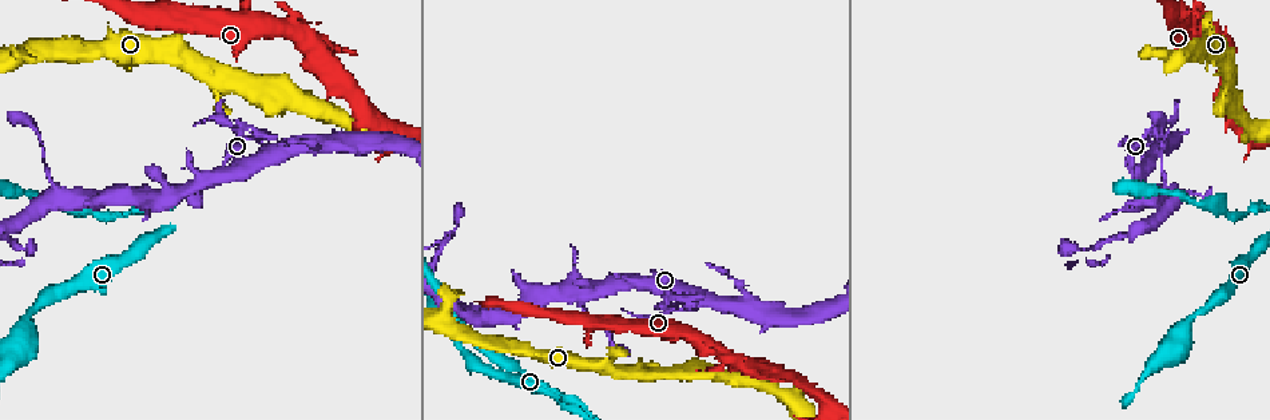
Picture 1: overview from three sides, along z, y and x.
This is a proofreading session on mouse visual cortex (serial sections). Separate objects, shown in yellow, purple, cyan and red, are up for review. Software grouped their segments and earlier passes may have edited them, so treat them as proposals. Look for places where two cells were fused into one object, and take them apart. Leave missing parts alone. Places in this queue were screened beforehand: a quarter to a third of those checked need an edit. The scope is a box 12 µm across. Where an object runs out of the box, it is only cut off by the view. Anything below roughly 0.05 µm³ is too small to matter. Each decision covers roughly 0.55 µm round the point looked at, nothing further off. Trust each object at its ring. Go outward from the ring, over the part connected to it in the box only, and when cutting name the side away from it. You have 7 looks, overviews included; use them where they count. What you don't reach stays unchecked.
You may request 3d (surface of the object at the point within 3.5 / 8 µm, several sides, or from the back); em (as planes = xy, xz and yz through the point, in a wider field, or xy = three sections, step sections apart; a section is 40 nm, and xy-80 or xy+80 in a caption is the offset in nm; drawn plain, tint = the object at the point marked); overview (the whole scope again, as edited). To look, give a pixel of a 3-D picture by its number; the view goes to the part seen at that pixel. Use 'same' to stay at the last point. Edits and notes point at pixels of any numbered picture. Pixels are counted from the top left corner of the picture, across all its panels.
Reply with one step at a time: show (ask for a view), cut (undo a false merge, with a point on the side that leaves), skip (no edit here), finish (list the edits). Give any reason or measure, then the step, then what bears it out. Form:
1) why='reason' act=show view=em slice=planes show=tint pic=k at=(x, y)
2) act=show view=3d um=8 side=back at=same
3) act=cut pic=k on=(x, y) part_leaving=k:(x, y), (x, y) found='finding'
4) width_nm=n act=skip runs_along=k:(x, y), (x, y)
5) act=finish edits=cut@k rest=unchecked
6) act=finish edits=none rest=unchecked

why='calibre changes' act=show view=3d um=8 side=back pic=1 at=(1153, 151)

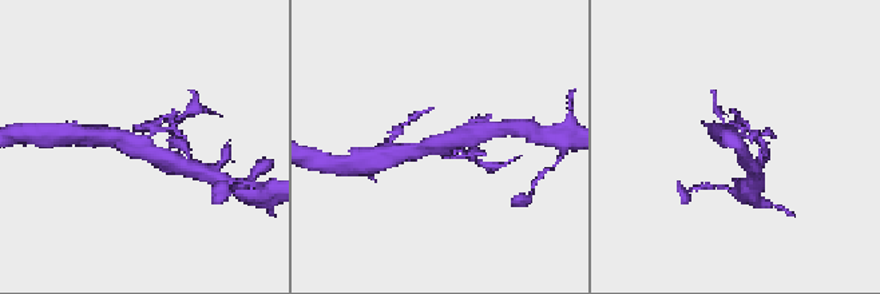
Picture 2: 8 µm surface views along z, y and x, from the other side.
why='shape alone is not enough' act=show view=em slice=xy step=5 show=tint pic=2 at=(147, 140)

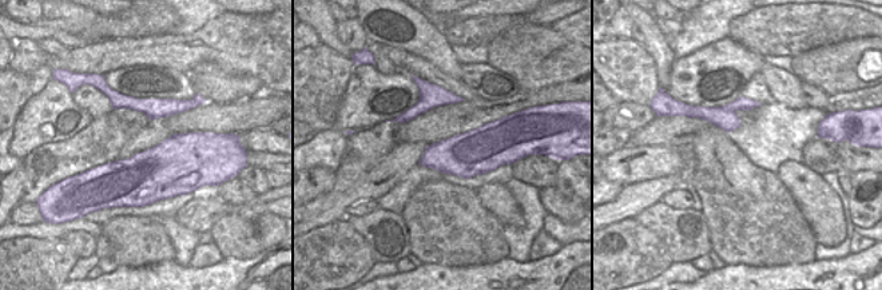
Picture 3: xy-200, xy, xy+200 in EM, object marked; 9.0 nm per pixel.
act=skip found='all the same cell'

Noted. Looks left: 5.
act=show view=3d um=3.5 side=back pic=1 at=(748, 363)

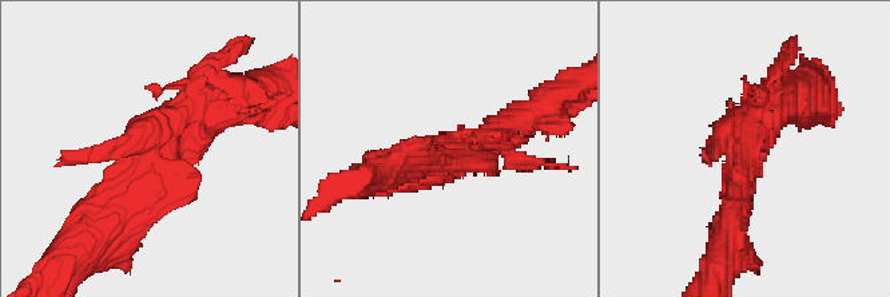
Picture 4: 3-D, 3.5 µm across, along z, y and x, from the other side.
act=show view=em slice=xy step=1 show=tint pic=4 at=(152, 146)

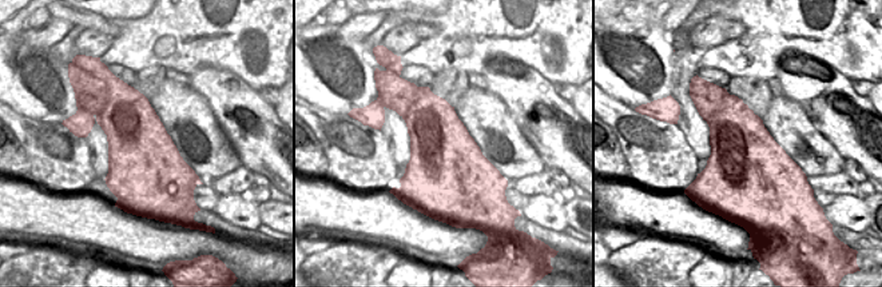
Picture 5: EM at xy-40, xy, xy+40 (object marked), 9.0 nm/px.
act=cut pic=4 on=(96, 150) part_leaving=4:(144, 142), (87, 150), (54, 166) found='two cells meet here'

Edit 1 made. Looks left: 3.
act=finish edits=cut@4 rest=unchecked

